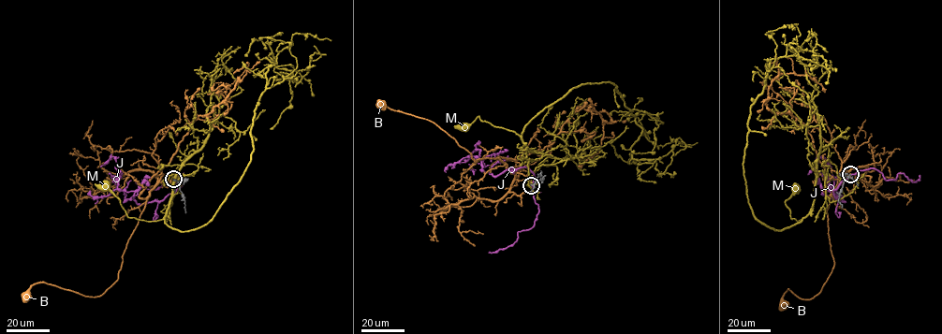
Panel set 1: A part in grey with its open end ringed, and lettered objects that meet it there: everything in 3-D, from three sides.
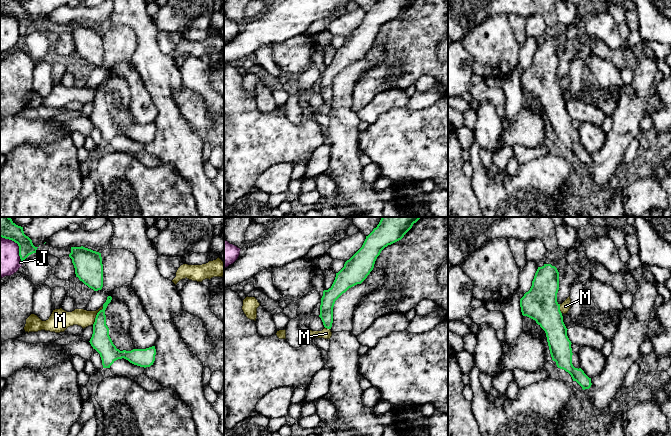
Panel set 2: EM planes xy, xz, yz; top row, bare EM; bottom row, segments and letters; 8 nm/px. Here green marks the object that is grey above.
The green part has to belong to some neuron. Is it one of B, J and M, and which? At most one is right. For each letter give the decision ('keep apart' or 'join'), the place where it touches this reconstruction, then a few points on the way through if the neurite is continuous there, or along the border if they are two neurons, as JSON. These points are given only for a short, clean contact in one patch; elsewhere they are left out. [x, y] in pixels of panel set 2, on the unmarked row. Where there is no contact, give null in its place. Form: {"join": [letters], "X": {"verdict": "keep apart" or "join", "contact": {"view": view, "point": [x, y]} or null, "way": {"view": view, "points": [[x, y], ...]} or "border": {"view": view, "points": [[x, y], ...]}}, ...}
{"join": [], "B": {"verdict": "keep apart", "contact": null}, "J": {"verdict": "keep apart", "contact": {"view": "xy", "point": [18, 21]}}, "M": {"verdict": "keep apart", "contact": {"view": "xy", "point": [96, 91]}, "border": {"view": "xy", "points": [[103, 82], [92, 100]]}}}

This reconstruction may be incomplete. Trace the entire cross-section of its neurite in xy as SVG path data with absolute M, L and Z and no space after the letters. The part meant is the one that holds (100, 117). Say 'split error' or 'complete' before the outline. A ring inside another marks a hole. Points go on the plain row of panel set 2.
complete; M108 72L103 80L103 85L100 86L93 100L93 110L90 115L90 120L101 133L103 144L110 142L118 135L126 135L130 139L140 143L150 143L155 137L156 125L155 122L146 125L133 125L131 127L120 127L113 120L109 112L109 104L106 101L105 86L111 78L112 73Z

